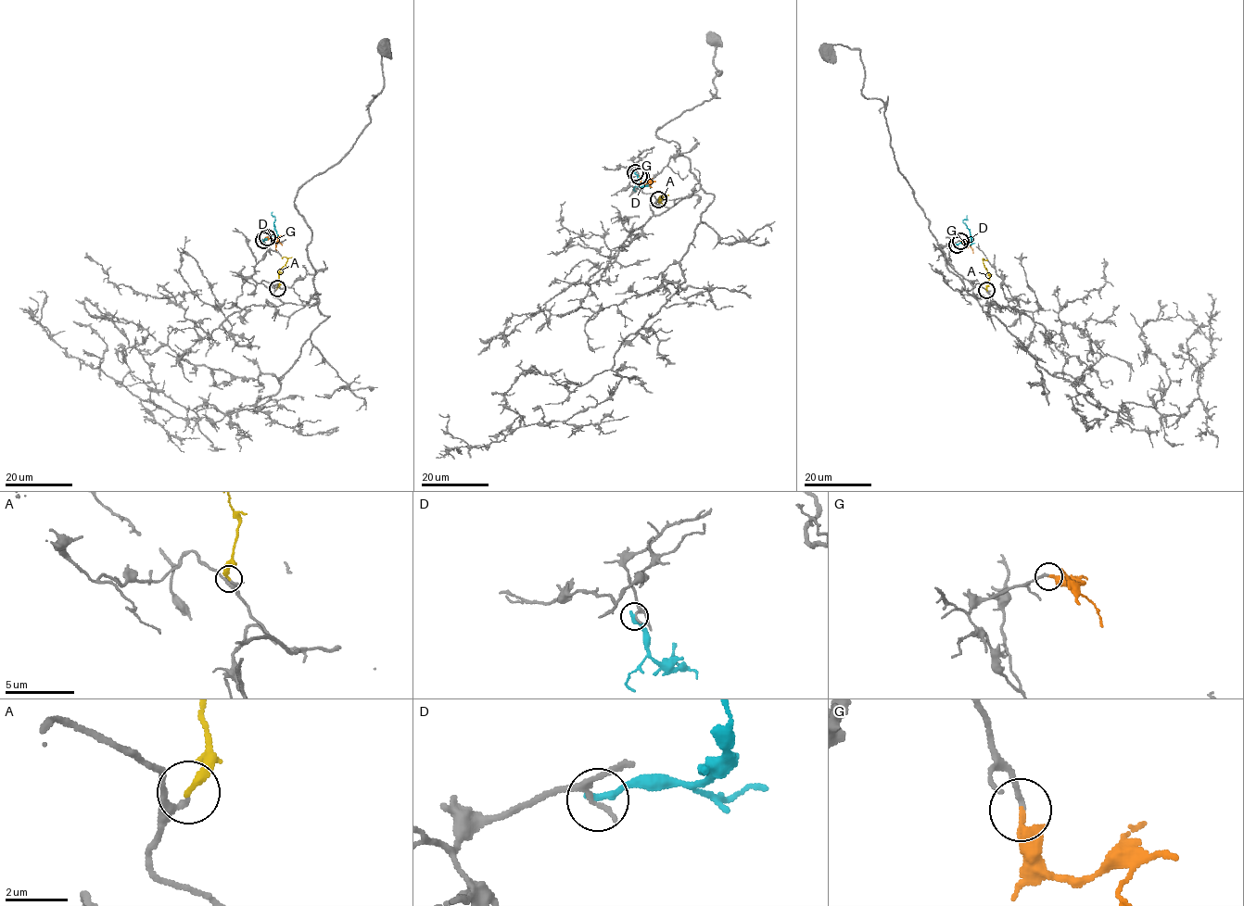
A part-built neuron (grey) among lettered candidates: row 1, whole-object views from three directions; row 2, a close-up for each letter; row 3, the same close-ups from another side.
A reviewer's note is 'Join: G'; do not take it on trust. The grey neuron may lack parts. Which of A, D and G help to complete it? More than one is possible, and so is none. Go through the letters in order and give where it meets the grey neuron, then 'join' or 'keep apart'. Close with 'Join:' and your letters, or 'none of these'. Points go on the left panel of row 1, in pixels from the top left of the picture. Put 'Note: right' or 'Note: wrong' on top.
Note: right
A: contact (277, 288); keep apart
D: contact (263, 240); keep apart
G: contact (267, 237); join
Join: G

